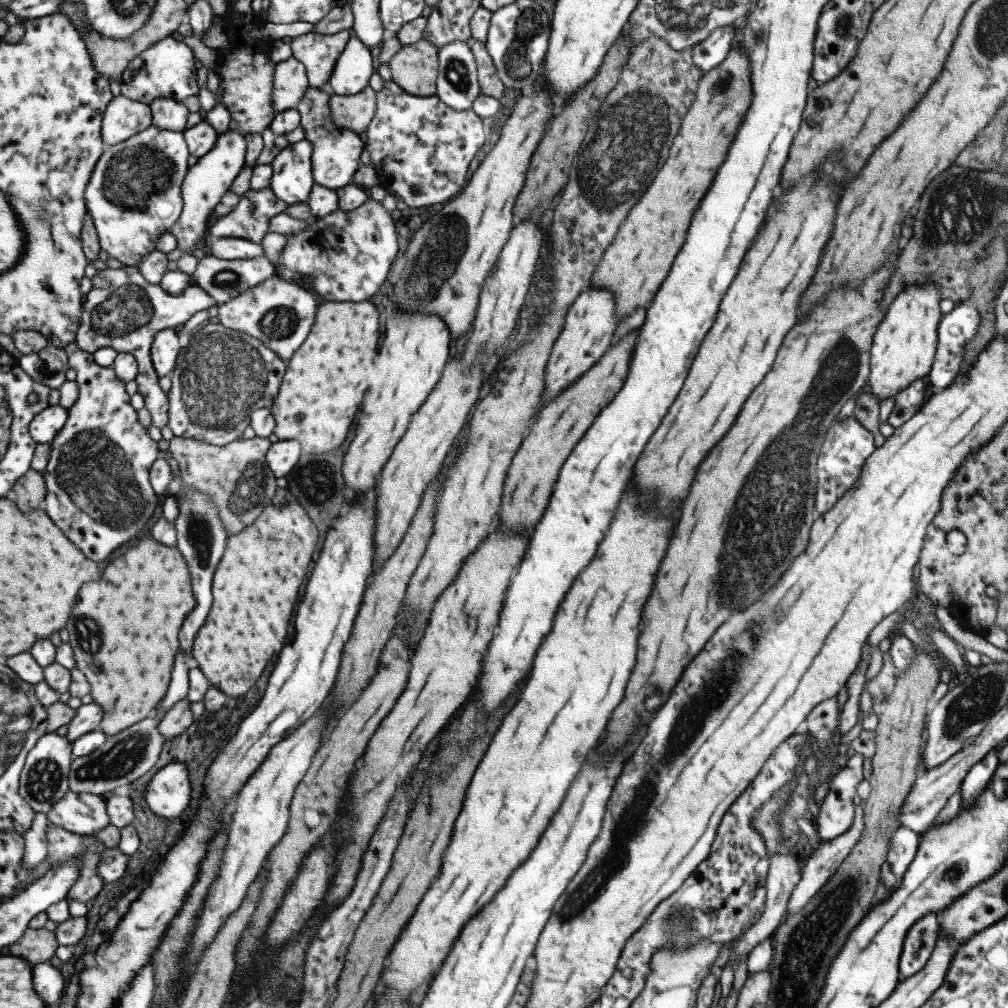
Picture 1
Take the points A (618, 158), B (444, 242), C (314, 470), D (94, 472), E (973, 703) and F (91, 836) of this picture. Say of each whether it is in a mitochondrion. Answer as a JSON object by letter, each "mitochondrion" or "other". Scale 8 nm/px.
{"A":"mitochondrion","B":"mitochondrion","C":"mitochondrion","D":"mitochondrion","E":"mitochondrion","F":"other"}

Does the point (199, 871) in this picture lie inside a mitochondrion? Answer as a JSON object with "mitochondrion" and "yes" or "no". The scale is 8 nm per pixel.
{"mitochondrion":"no"}

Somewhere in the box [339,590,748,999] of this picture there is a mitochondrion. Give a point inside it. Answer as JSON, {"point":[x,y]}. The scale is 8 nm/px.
{"point":[679,923]}

